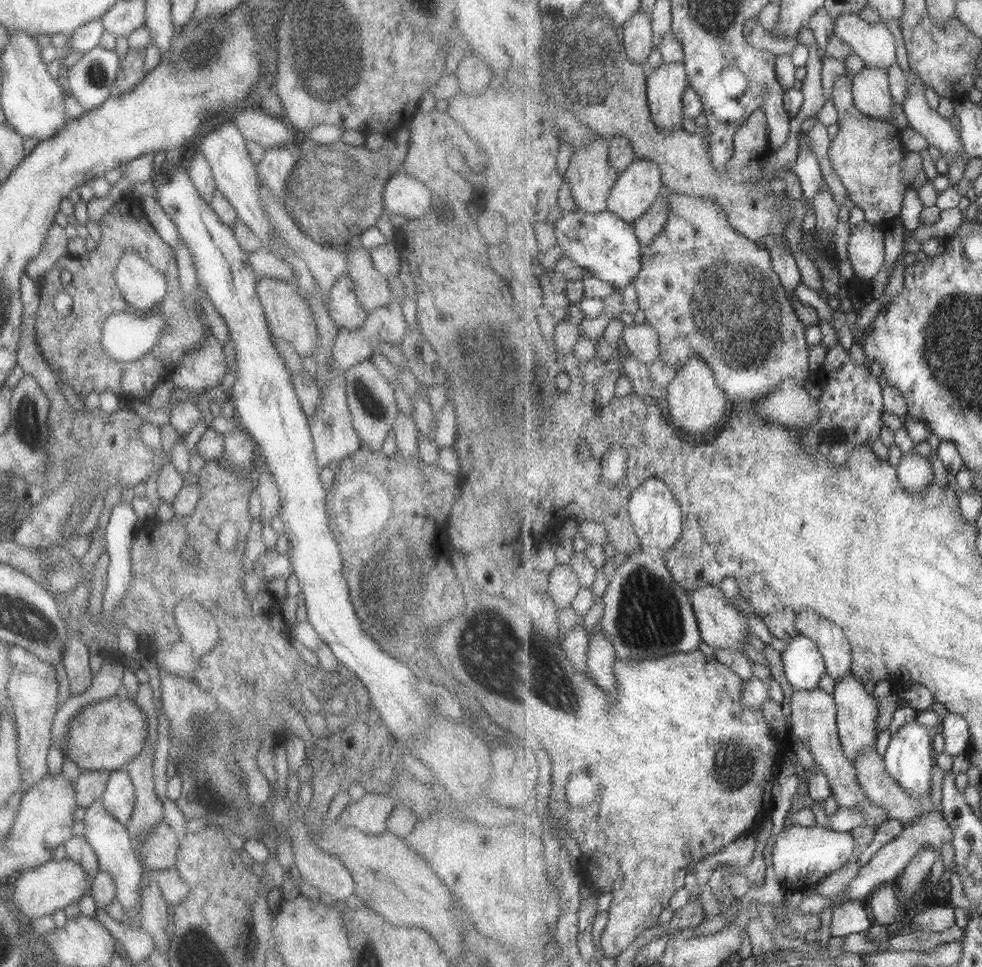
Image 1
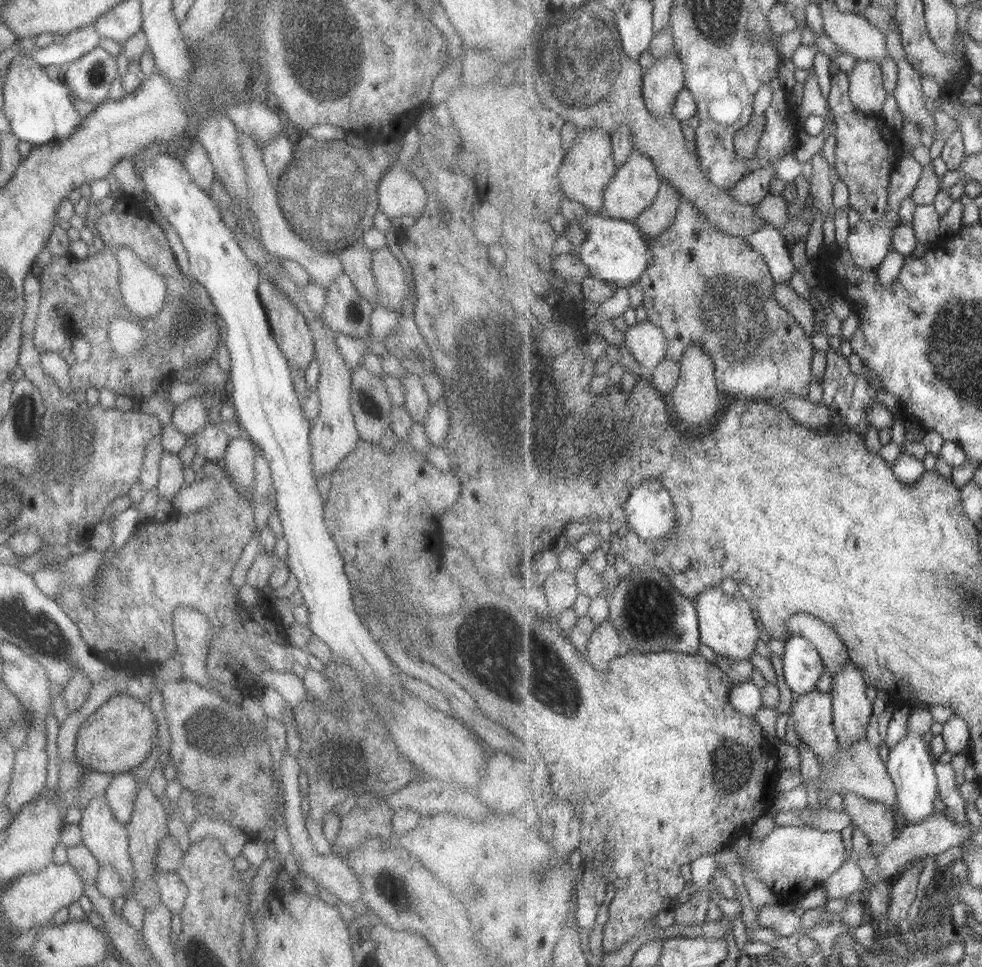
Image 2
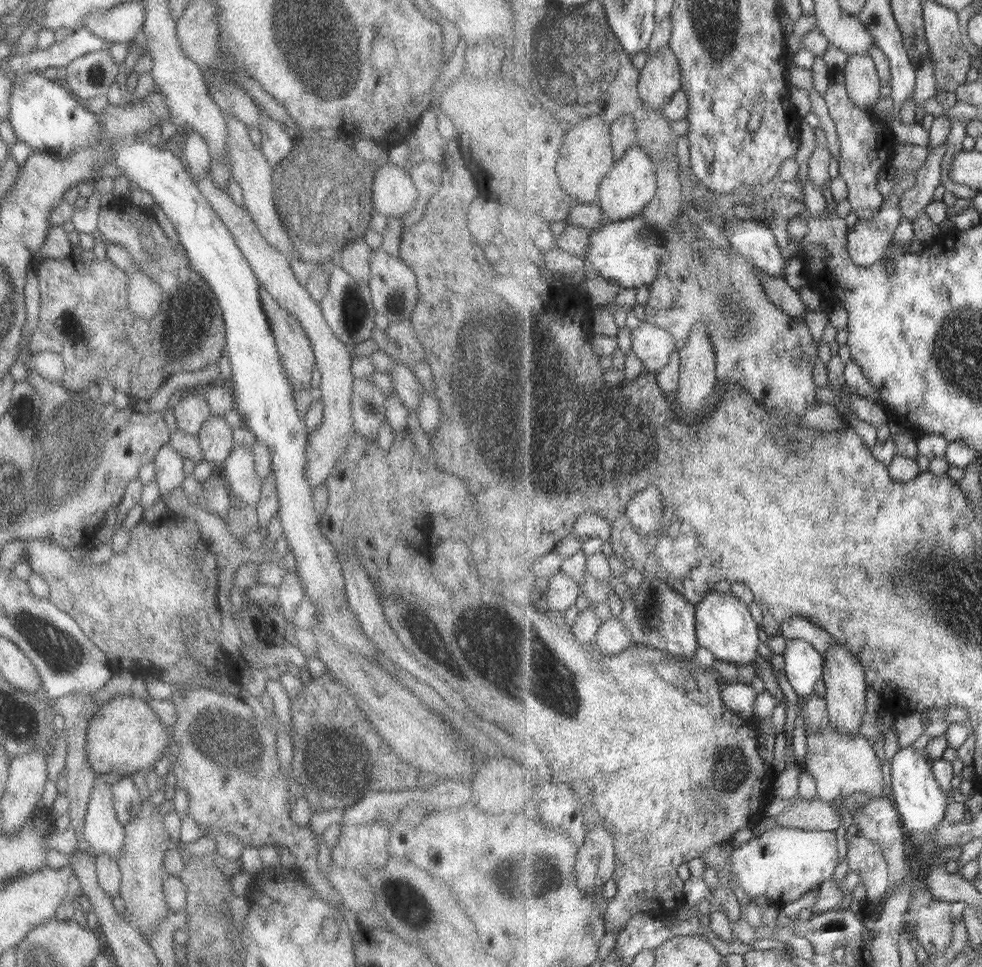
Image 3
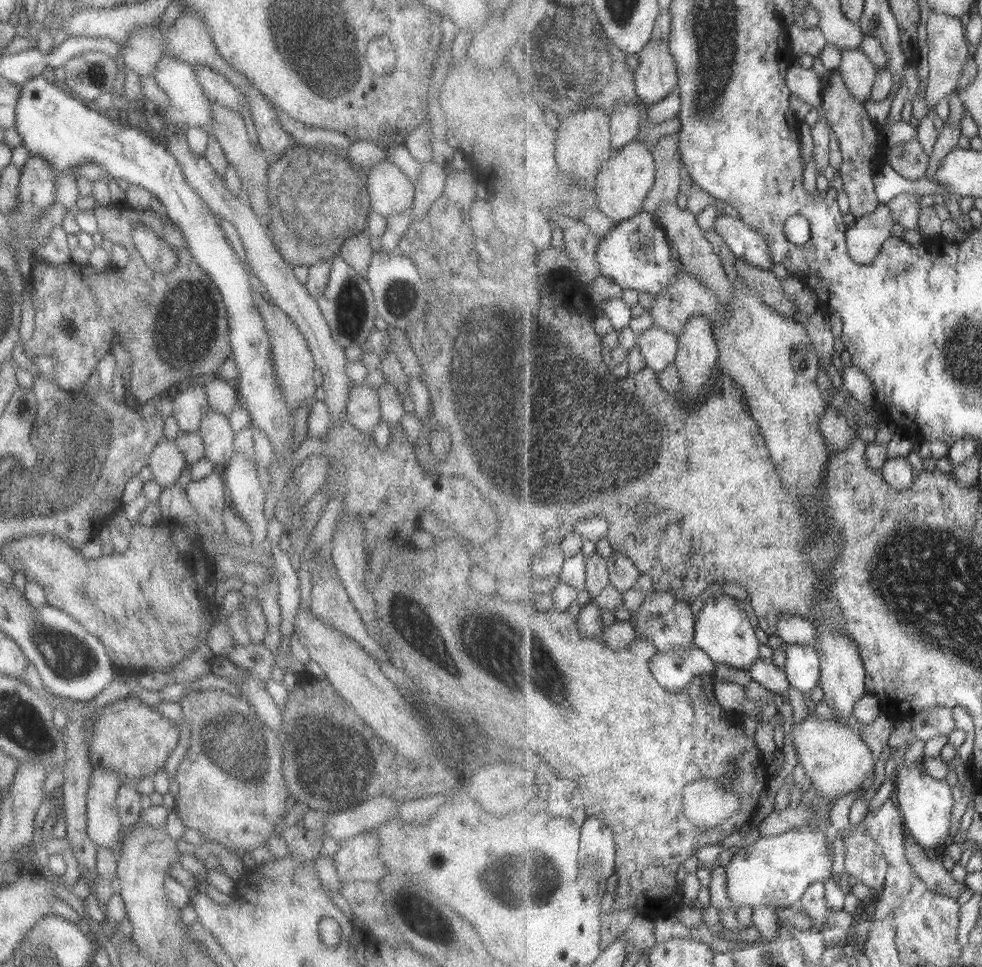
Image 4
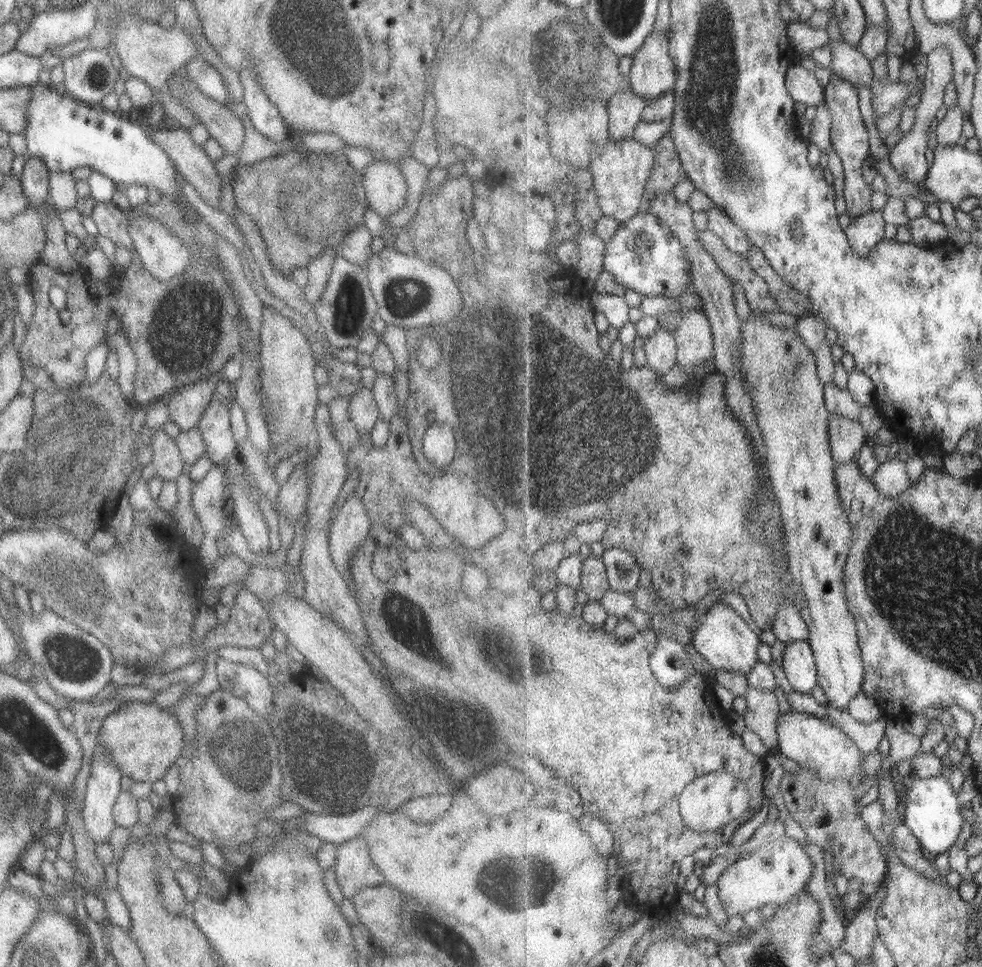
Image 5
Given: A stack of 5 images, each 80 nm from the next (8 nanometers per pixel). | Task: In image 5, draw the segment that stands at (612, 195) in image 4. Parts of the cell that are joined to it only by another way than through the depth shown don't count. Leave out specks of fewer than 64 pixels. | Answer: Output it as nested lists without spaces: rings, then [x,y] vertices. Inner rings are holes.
[[[634,137],[621,142],[607,142],[605,148],[593,150],[593,162],[589,166],[594,187],[599,195],[599,202],[604,216],[615,218],[620,224],[631,221],[641,208],[646,196],[646,182],[655,168],[655,150],[645,146]]]

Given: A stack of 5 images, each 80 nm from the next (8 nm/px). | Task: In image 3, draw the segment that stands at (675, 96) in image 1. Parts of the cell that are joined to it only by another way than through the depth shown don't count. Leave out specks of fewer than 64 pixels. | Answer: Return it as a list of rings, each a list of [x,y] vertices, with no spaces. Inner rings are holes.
[[[669,46],[660,48],[654,53],[649,52],[649,50],[645,50],[645,52],[648,56],[645,66],[640,70],[642,77],[639,82],[639,93],[643,102],[651,107],[651,110],[661,111],[683,88],[682,67],[674,50],[671,50]]]

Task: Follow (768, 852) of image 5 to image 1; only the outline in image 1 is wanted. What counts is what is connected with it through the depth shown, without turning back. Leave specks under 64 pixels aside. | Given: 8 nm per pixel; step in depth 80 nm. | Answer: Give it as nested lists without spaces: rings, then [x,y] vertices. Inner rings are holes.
[[[791,825],[783,829],[771,848],[774,876],[786,893],[806,892],[805,889],[819,884],[829,873],[841,870],[855,854],[857,840],[851,832],[835,832],[820,826]]]

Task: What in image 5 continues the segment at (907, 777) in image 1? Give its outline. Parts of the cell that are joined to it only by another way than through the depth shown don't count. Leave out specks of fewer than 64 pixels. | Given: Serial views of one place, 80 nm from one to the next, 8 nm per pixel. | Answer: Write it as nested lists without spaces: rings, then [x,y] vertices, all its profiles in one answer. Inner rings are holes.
[[[909,776],[906,779],[905,813],[903,822],[909,826],[914,835],[919,839],[923,850],[930,857],[942,856],[949,853],[953,844],[957,844],[965,816],[961,814],[961,804],[957,798],[957,792],[951,788],[948,780],[938,777],[919,778]]]

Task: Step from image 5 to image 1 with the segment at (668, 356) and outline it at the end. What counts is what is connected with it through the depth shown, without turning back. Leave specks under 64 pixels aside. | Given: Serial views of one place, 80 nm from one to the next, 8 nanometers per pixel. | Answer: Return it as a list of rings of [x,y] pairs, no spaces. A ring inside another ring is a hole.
[[[649,323],[627,327],[622,336],[629,352],[644,364],[651,365],[661,354],[661,339],[657,329]]]

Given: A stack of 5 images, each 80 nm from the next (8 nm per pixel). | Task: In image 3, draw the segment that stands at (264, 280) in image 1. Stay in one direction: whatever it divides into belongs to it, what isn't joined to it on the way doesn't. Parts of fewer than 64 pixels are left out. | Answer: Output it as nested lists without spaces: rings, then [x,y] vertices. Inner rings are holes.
[[[259,287],[258,297],[274,338],[274,345],[285,373],[285,379],[287,379],[290,389],[293,390],[293,394],[303,400],[303,396],[310,390],[309,381],[311,380],[311,371],[314,369],[314,356],[308,338],[303,329],[298,326],[297,321],[280,306],[277,306],[276,302],[261,287]]]

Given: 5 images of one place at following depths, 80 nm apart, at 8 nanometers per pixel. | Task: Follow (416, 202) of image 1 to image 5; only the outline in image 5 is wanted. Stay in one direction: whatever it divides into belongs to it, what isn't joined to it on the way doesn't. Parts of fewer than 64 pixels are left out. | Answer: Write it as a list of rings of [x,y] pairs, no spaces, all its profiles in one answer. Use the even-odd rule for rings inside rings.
[[[373,161],[361,177],[366,206],[375,214],[387,218],[403,206],[406,184],[399,167]]]

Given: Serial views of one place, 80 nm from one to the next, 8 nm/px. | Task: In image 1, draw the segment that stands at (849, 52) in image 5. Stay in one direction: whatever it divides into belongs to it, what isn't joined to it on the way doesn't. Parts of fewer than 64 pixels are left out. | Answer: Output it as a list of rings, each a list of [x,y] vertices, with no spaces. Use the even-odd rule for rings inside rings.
[[[866,66],[853,80],[855,107],[861,113],[883,121],[892,120],[891,81],[884,68]]]

